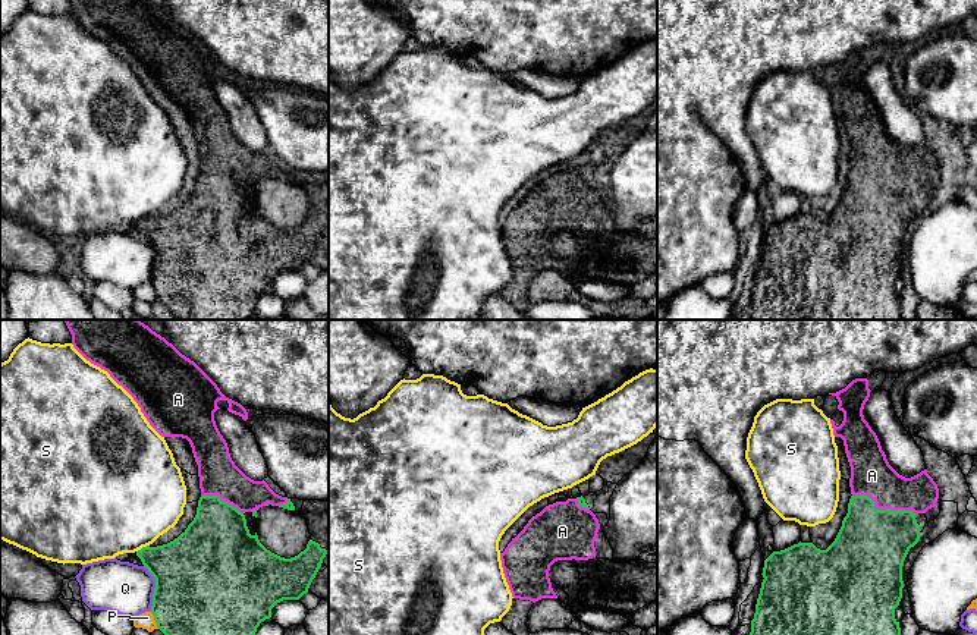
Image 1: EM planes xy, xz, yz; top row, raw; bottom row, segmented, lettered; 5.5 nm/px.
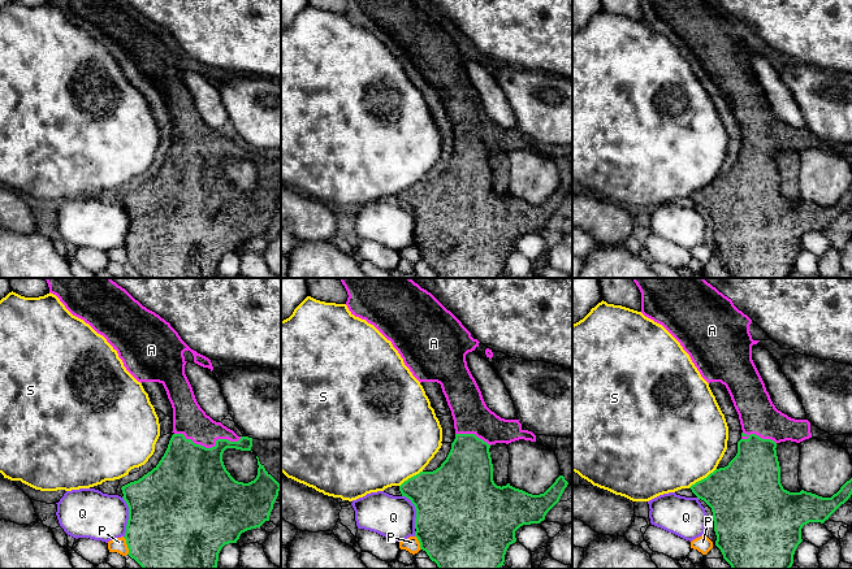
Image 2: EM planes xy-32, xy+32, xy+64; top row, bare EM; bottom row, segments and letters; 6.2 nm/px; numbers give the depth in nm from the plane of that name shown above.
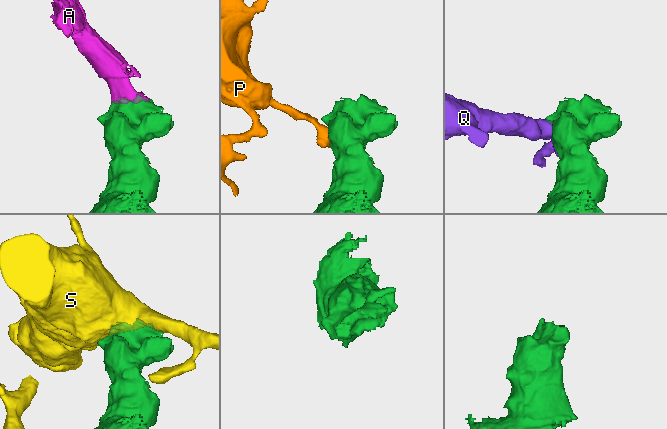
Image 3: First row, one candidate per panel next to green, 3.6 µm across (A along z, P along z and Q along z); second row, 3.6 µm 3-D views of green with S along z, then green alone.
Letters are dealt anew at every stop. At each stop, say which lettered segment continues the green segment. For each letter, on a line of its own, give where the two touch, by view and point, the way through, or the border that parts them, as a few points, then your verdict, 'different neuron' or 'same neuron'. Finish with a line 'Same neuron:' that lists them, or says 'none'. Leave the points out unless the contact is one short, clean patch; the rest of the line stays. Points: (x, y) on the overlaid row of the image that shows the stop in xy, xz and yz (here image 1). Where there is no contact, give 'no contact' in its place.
A: meets green in yz at (880, 509); same neuron
P: meets green in xy at (154, 619); border along xy (150, 612), (157, 628); different neuron
Q: meets green in xy at (154, 588); border along xy (144, 565), (154, 580), (151, 610); different neuron
S: meets green in xy at (143, 547); different neuron
Same neuron: A

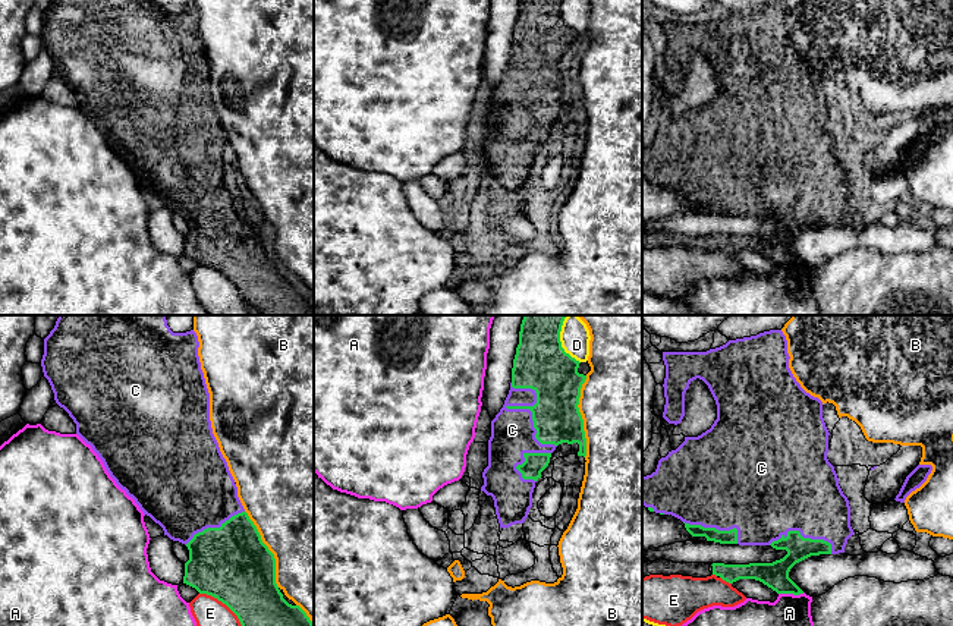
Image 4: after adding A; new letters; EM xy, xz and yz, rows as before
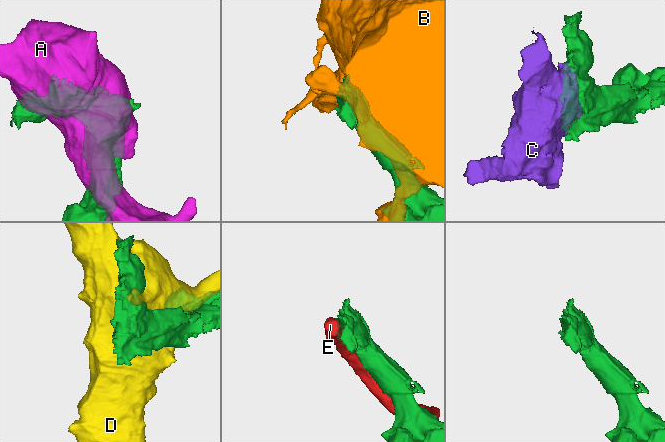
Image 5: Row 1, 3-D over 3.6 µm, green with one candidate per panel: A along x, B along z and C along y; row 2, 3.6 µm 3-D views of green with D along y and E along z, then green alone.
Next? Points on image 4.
A: meets green in yz at (790, 593); border along yz (804, 593), (779, 594); different neuron
B: meets green in xz at (581, 417); different neuron
C: meets green in xz at (531, 411); same neuron
D: meets green in xz at (559, 340); different neuron
E: meets green in xy at (223, 603); different neuron
Same neuron: C

